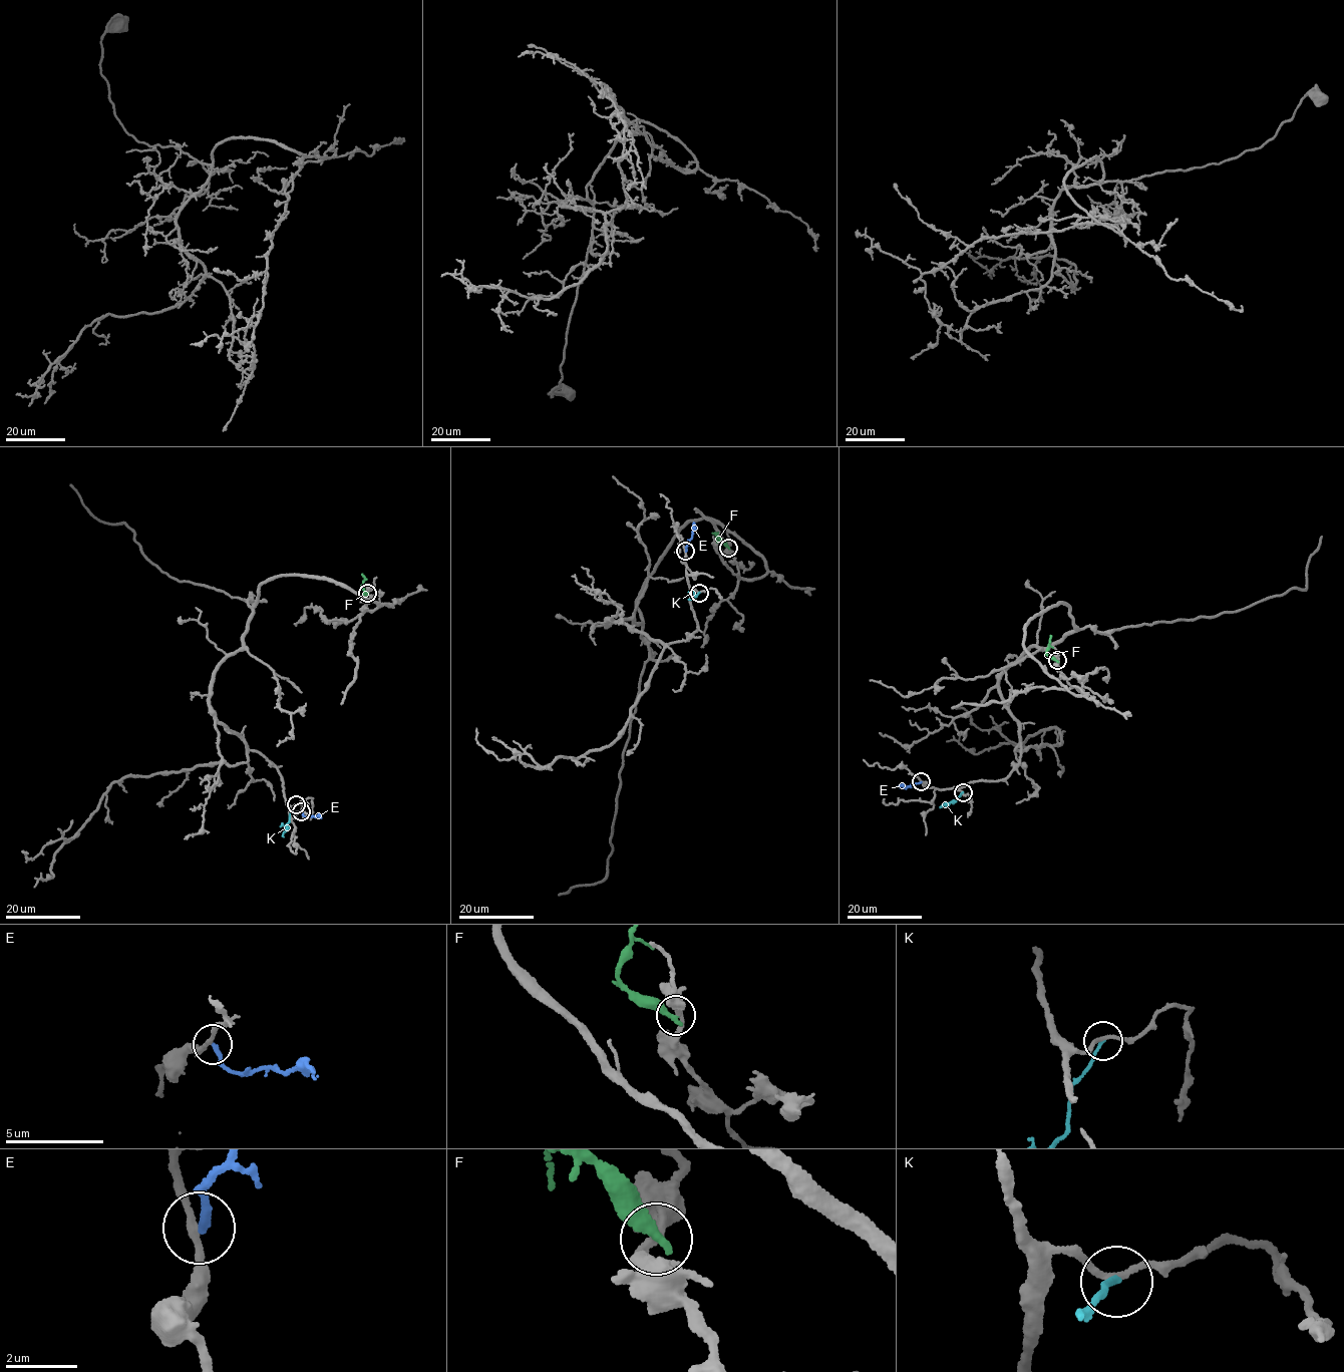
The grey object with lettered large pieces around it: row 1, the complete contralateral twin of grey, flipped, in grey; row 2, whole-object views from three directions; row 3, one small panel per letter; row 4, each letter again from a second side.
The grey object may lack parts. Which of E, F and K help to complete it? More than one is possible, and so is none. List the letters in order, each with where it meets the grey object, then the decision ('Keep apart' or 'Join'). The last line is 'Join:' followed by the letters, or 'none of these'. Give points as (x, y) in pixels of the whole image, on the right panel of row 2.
E: Touches grey at (921, 781). Keep apart
F: Touches grey at (1057, 660). Keep apart
K: Touches grey at (963, 792). Keep apart
Join: none of these

